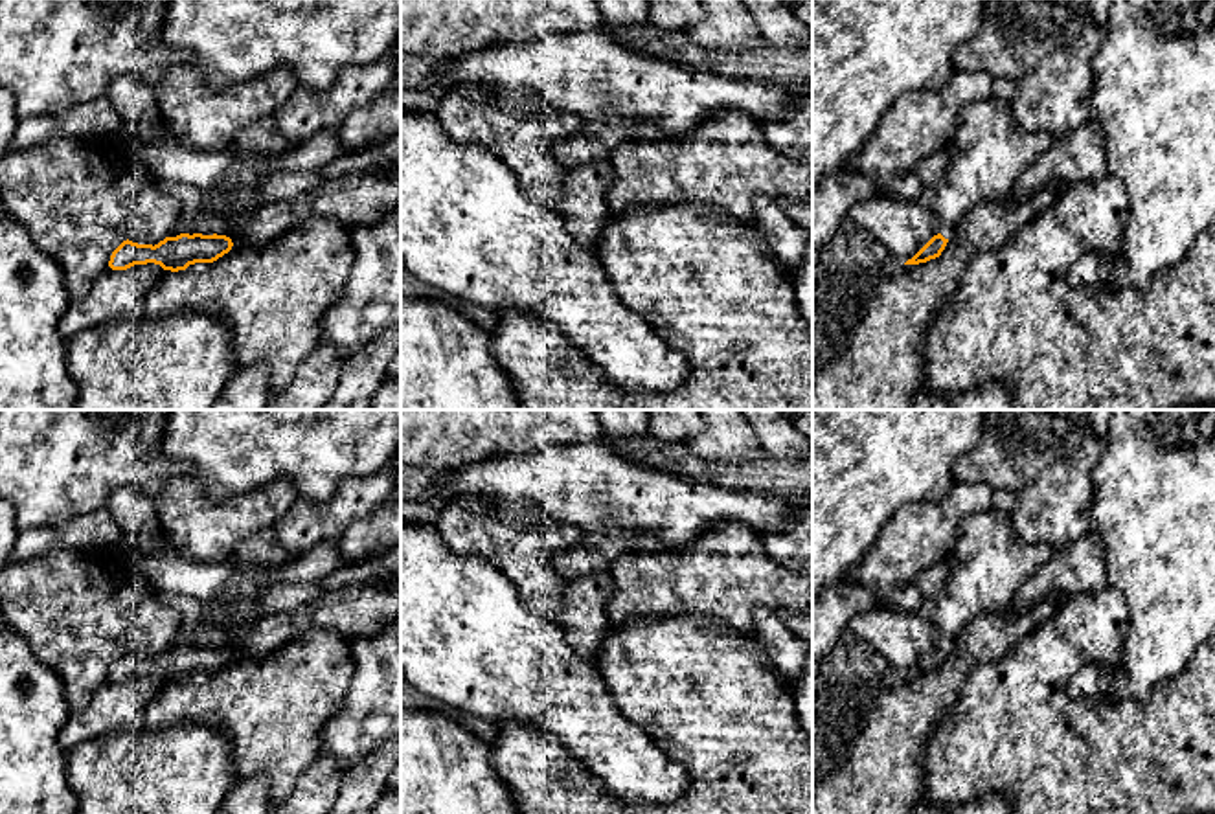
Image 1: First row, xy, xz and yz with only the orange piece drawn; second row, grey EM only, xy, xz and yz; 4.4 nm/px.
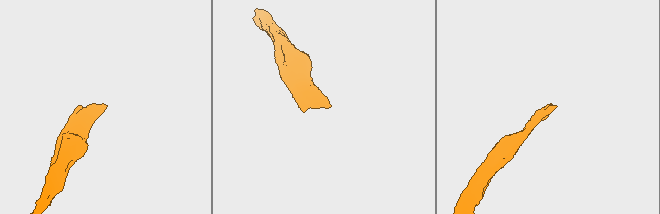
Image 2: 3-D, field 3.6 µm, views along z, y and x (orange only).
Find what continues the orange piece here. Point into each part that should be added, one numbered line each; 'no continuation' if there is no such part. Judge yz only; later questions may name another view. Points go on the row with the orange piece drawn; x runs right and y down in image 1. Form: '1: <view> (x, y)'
1: yz (987, 153)

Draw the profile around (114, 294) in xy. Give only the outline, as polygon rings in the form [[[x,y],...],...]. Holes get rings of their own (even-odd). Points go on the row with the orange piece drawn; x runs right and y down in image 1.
[[[154,263],[134,265],[127,270],[108,266],[81,300],[68,305],[57,327],[59,334],[72,340],[81,331],[107,325],[116,318],[143,314],[147,294],[164,272]]]

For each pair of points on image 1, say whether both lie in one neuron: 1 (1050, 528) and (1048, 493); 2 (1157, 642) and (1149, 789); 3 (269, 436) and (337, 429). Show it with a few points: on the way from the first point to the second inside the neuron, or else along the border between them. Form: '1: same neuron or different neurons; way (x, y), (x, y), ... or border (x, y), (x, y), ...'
1: same neuron; way (1050, 519), (1050, 502)
2: different neurons; border (1157, 689), (1146, 700), (1112, 697)
3: same neuron; way (285, 430), (320, 429)

